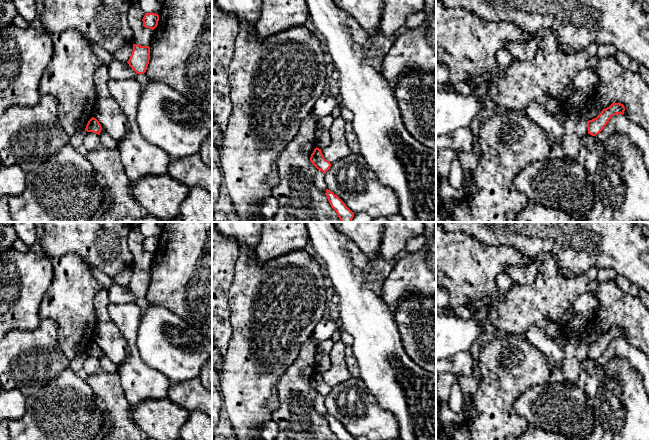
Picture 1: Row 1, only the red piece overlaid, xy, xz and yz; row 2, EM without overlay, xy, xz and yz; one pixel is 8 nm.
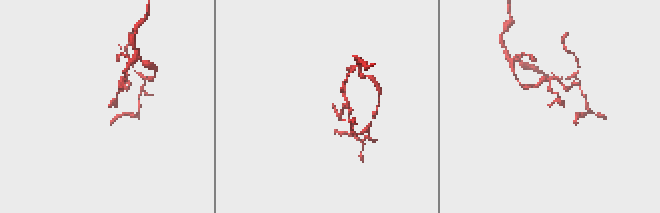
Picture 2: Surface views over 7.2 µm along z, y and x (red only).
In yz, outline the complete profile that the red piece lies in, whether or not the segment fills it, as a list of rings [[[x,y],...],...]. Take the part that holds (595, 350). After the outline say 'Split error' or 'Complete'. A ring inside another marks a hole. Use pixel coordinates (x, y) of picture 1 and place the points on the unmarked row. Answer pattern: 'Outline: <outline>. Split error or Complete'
Outline: [[[612,327],[609,331],[603,333],[596,342],[587,345],[588,358],[592,360],[598,359],[614,339],[623,339],[624,335],[625,331],[623,328]]]. Complete

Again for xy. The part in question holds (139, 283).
Outline: [[[133,268],[133,275],[128,284],[129,290],[136,298],[144,298],[150,284],[150,271]]]. Complete

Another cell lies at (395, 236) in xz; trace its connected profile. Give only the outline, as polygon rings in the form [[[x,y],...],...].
[[[385,222],[380,244],[380,258],[398,259],[406,253],[407,242],[423,236],[424,222]]]

